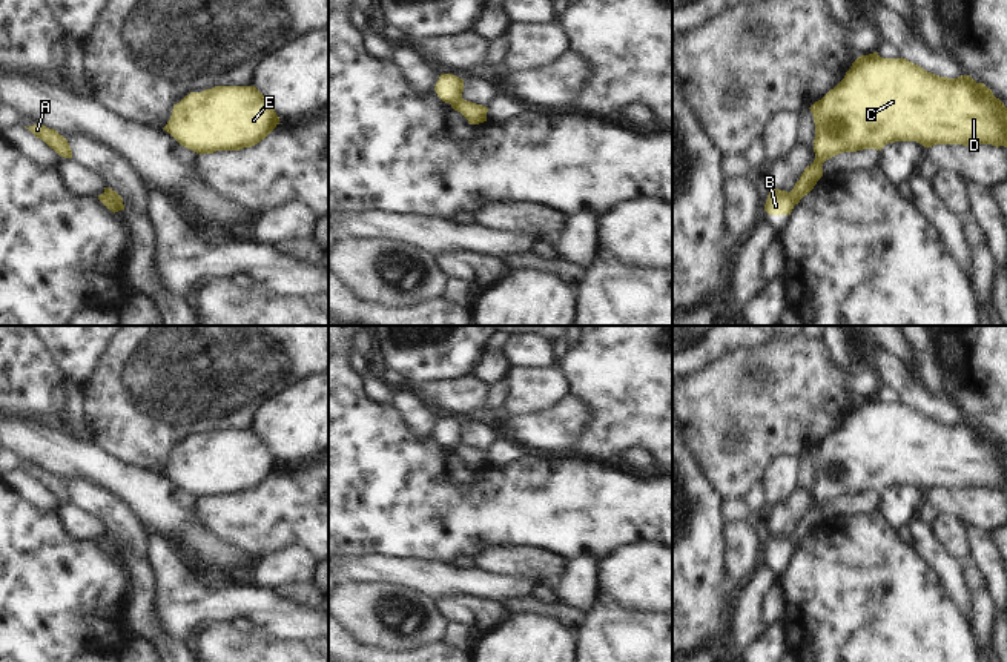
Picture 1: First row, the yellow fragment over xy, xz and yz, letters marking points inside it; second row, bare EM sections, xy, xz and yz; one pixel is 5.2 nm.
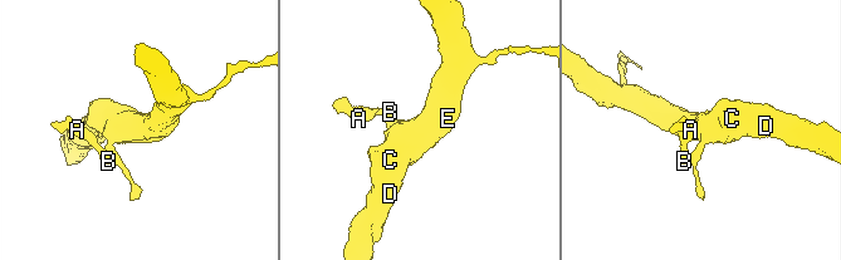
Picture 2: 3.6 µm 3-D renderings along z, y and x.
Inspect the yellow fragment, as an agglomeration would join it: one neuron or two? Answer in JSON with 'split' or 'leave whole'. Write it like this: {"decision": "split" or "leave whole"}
{"decision": "split"}

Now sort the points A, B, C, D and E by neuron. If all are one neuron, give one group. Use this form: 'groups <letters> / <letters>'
groups A B / C D E

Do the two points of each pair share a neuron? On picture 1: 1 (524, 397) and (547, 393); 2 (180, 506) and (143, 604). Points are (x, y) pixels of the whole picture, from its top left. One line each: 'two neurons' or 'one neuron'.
1: one neuron
2: two neurons

